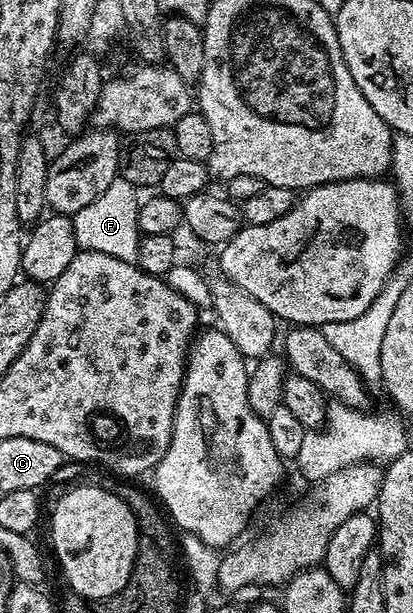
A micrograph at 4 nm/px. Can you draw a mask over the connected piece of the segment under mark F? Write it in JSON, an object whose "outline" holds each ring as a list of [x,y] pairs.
{"outline":[[[117,175],[114,183],[110,183],[110,187],[94,199],[94,203],[86,203],[86,207],[77,209],[72,221],[79,248],[102,251],[102,255],[114,255],[114,259],[135,262],[142,236],[138,227],[138,211],[142,201],[139,196],[136,198],[136,193],[137,186]]]}

